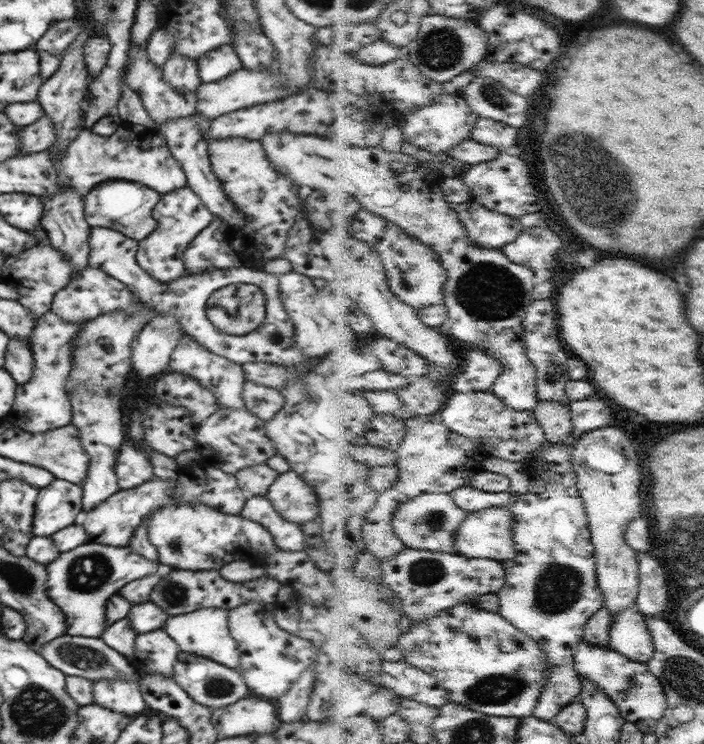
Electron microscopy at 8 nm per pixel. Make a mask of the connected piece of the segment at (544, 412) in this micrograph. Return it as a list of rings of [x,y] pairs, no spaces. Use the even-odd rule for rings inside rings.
[[[541,399],[535,414],[547,432],[550,444],[566,443],[566,439],[574,434],[575,426],[571,405],[560,401]]]

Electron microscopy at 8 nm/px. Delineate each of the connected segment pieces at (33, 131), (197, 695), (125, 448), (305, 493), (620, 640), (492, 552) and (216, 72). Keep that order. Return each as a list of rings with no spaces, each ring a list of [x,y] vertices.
[[[45,114],[34,124],[19,132],[19,156],[27,156],[49,150],[55,140],[53,125]]]
[[[180,651],[178,660],[174,664],[173,680],[198,704],[217,709],[234,704],[234,702],[250,695],[239,671],[220,665],[218,662],[213,662],[208,658]]]
[[[122,445],[119,450],[114,471],[118,475],[118,487],[128,490],[151,481],[154,467],[150,455],[134,446]]]
[[[292,470],[279,473],[265,496],[284,520],[310,522],[318,518],[320,501],[316,491]]]
[[[637,604],[616,616],[611,639],[611,647],[637,662],[649,663],[657,653],[653,631]]]
[[[492,507],[469,513],[465,524],[458,534],[458,554],[470,558],[493,558],[508,561],[518,556],[517,547],[517,518],[510,507]]]
[[[232,44],[212,49],[196,61],[202,83],[216,82],[232,73],[243,71],[242,61]]]

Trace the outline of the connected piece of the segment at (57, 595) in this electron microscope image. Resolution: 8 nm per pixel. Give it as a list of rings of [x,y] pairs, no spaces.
[[[87,542],[74,550],[61,552],[46,565],[46,597],[63,611],[67,626],[65,635],[101,638],[107,630],[106,604],[126,584],[158,570],[159,561],[148,560],[125,546],[110,546]]]

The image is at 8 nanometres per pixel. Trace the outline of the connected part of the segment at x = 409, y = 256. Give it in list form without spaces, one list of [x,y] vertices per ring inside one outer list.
[[[364,207],[358,214],[358,218],[354,220],[352,232],[356,238],[366,240],[372,246],[378,246],[389,274],[390,286],[404,302],[410,303],[418,310],[447,303],[449,271],[445,268],[441,254],[434,250],[434,247],[428,246],[420,238],[408,234],[408,231],[398,223],[394,223],[372,210],[366,210]]]

